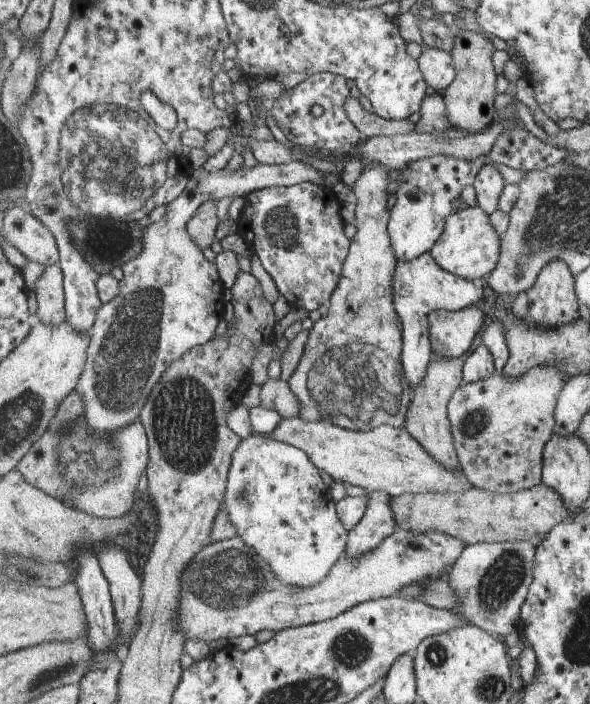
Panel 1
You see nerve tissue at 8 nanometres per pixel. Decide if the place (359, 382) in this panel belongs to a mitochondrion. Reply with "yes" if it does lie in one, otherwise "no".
yes

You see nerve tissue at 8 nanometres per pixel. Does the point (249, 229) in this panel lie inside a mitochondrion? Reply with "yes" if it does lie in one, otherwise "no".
yes

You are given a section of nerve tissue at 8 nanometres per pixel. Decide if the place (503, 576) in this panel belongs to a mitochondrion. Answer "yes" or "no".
yes

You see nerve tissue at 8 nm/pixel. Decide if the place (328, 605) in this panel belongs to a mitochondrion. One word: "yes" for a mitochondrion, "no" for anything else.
no

